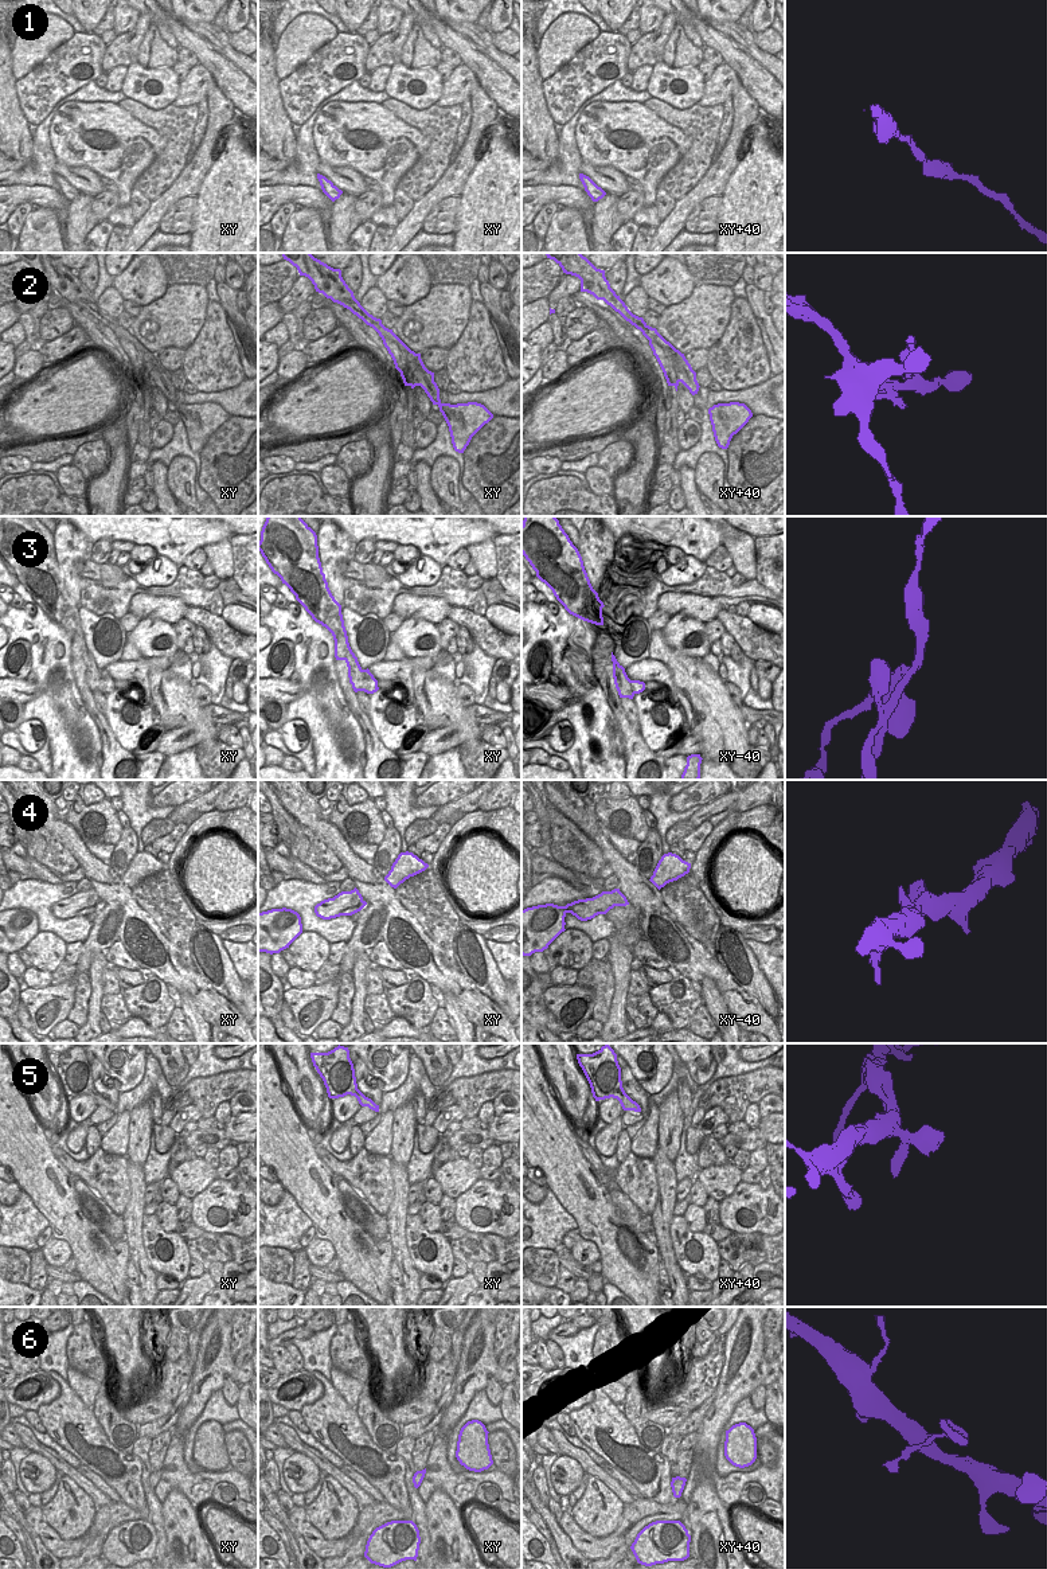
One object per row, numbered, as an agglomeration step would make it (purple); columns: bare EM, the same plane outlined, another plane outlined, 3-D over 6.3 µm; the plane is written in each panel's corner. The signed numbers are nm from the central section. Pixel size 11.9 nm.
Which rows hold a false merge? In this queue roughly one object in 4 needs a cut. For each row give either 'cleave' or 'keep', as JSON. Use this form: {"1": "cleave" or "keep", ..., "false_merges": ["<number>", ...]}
{"1": "keep", "2": "cleave", "3": "cleave", "4": "keep", "5": "keep", "6": "keep", "false_merges": ["2", "3"]}

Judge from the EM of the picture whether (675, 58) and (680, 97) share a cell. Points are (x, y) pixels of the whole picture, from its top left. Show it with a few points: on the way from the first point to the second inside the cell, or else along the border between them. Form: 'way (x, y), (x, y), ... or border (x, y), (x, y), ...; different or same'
border (663, 61), (674, 67), (696, 67); different

